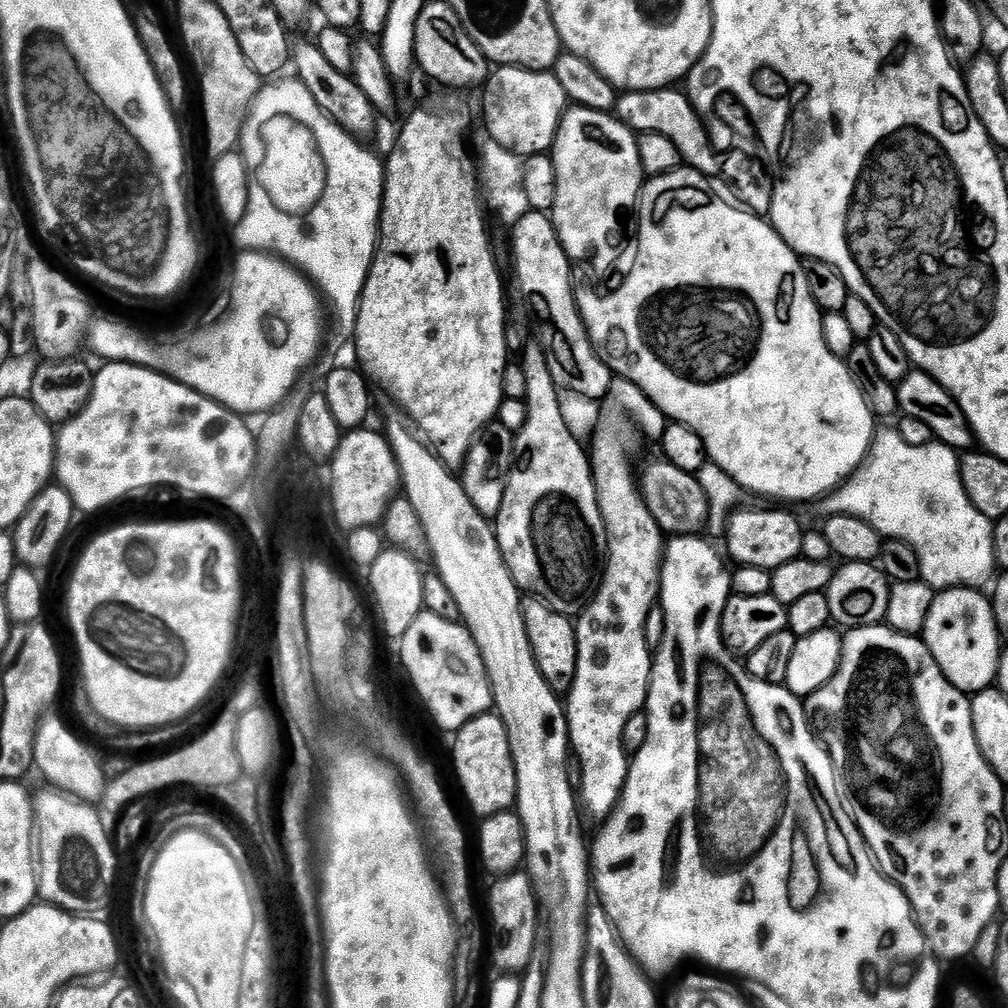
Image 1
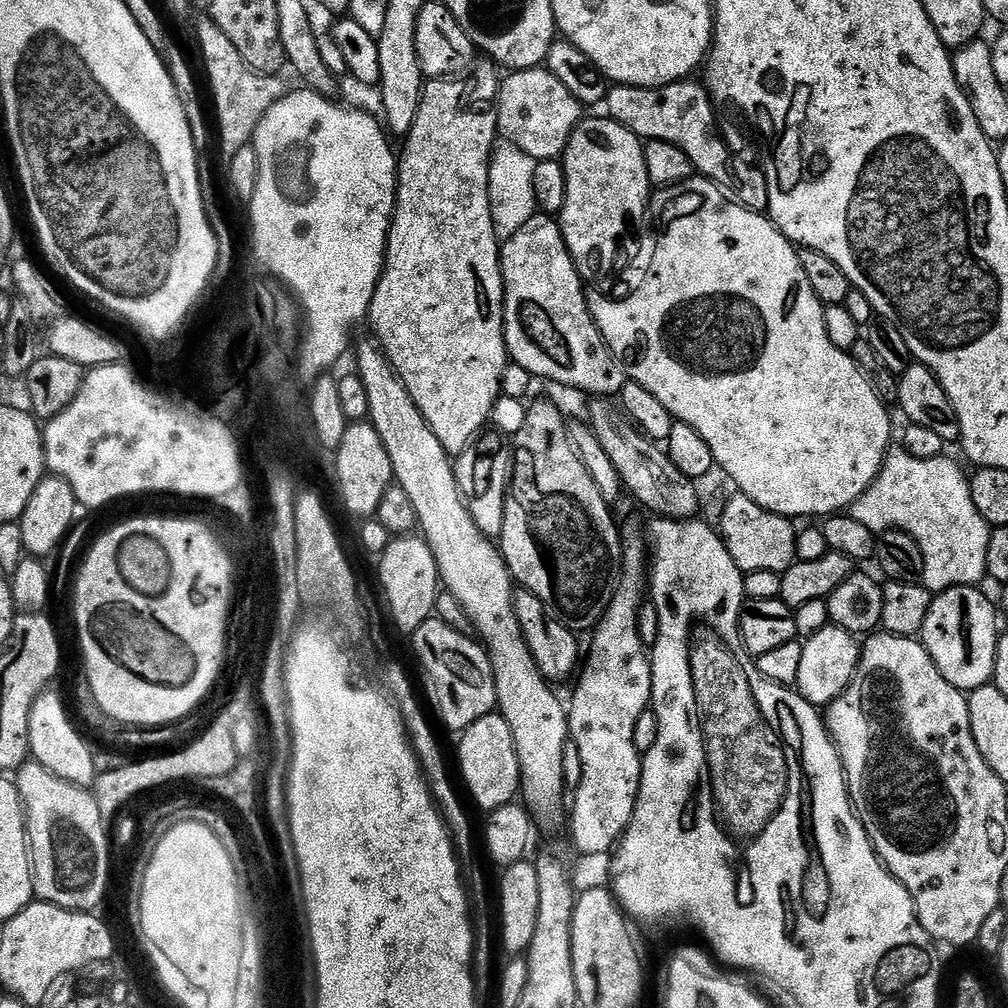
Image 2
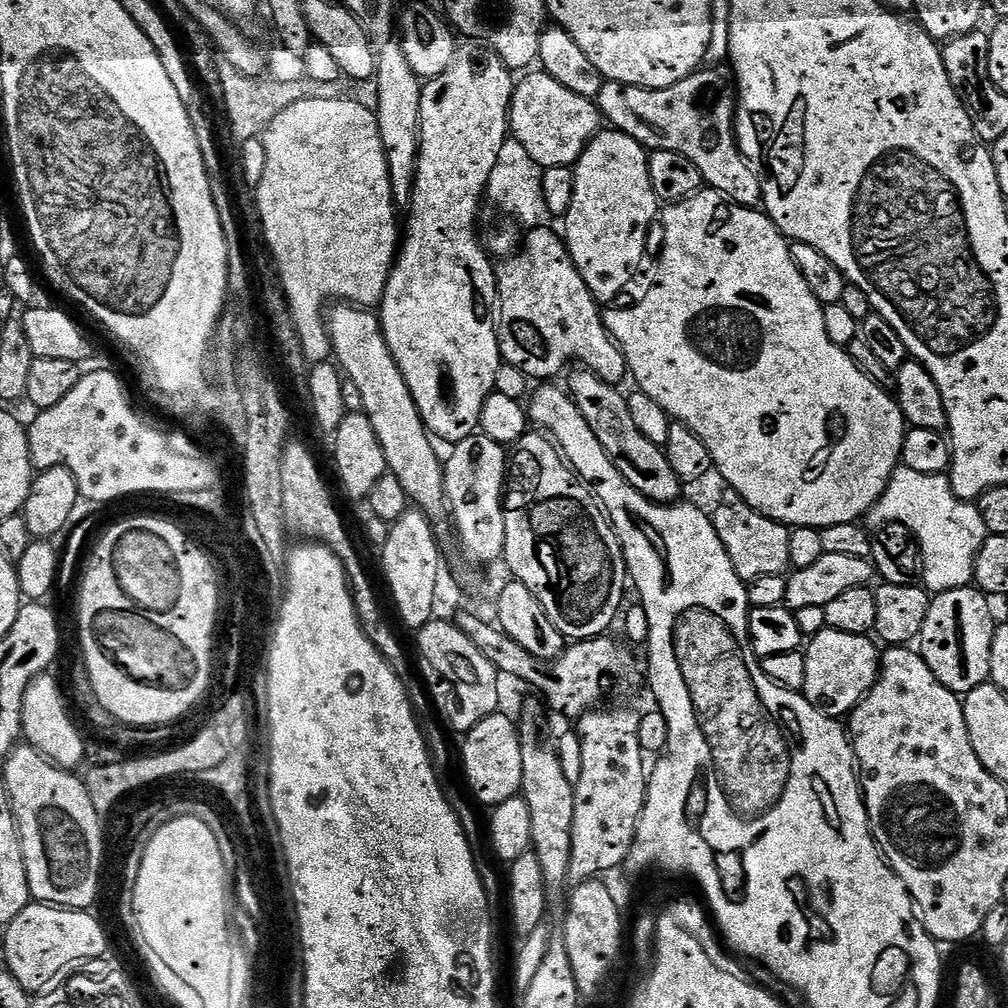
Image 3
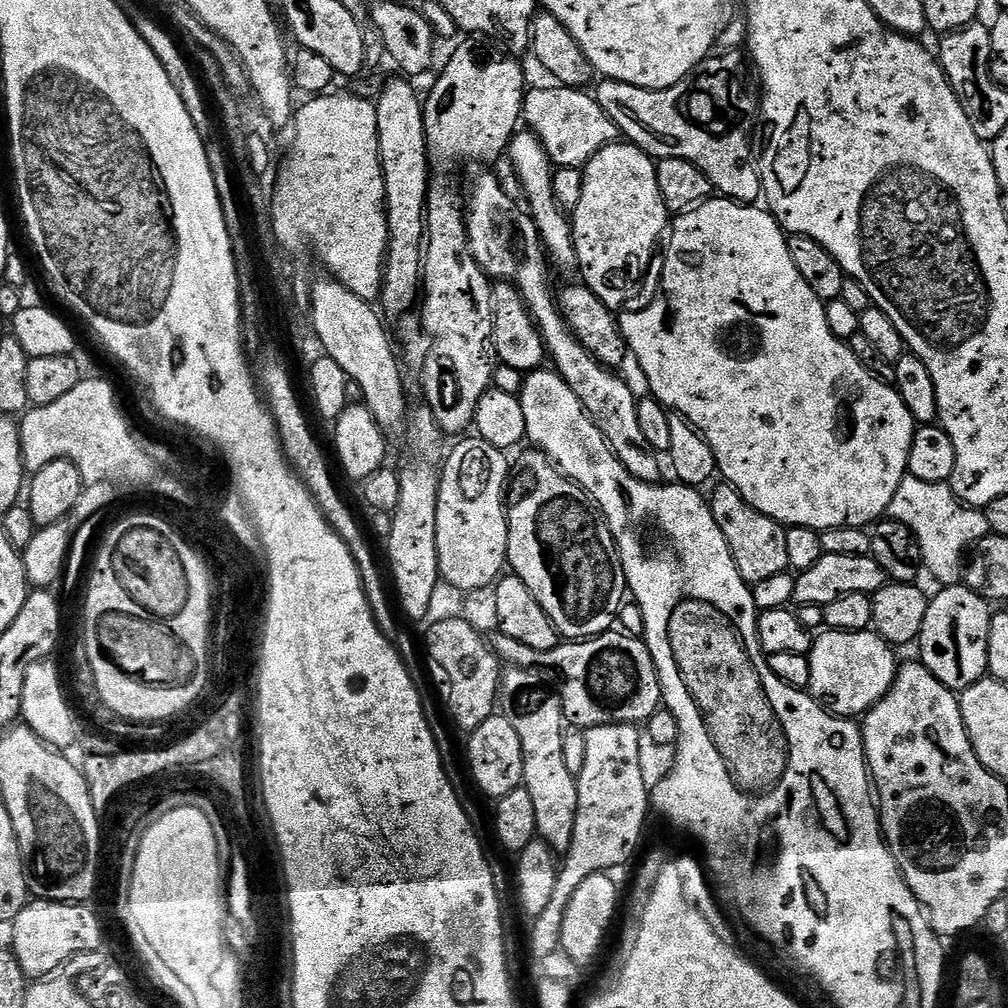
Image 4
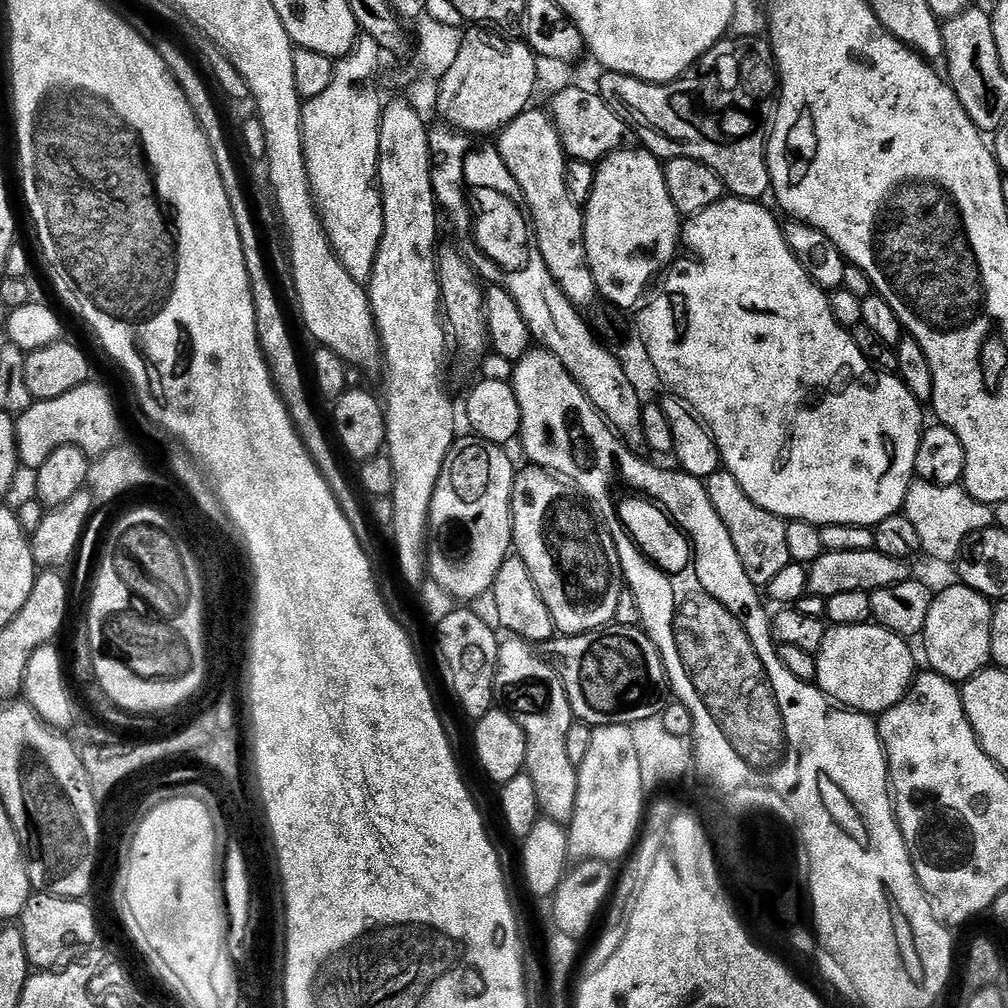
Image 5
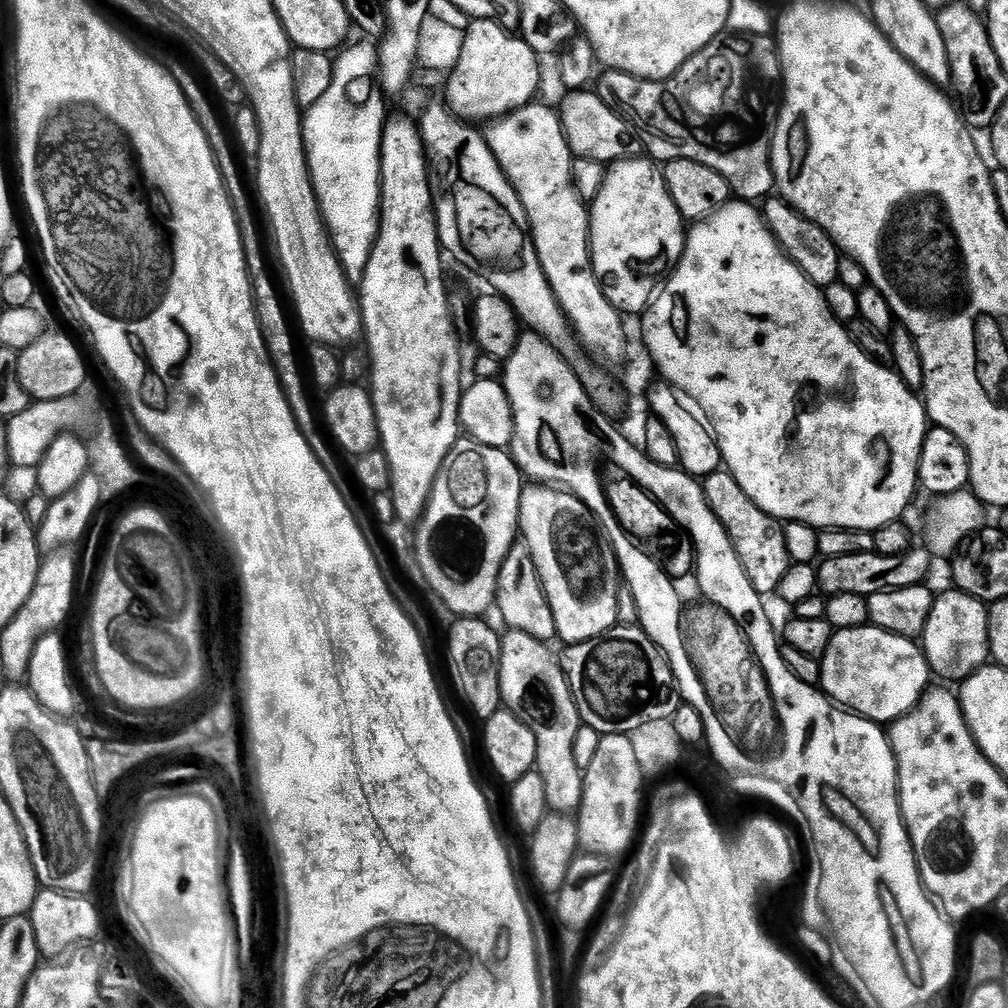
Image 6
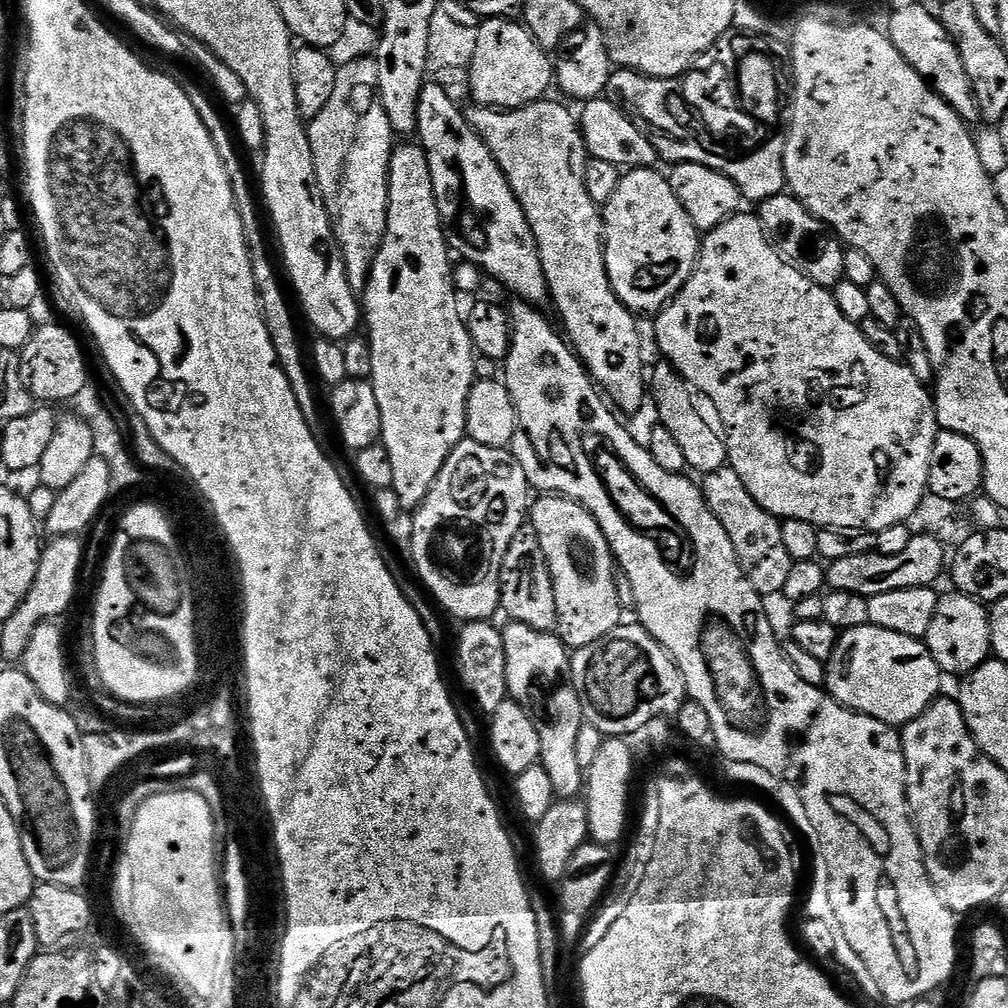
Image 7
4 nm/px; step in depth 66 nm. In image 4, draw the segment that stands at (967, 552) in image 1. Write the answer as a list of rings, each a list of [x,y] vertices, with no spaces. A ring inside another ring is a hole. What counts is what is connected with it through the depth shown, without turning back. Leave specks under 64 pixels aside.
[[[909,475],[905,476],[898,486],[887,515],[902,522],[916,535],[920,541],[923,567],[934,579],[941,580],[939,583],[944,586],[951,586],[961,579],[966,553],[983,536],[989,535],[983,511],[979,508],[969,508],[961,502],[947,483],[924,482]]]

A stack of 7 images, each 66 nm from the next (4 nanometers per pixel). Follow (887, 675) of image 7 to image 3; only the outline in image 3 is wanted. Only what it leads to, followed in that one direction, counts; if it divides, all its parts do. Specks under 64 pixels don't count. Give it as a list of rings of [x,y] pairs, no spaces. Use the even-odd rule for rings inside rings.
[[[825,627],[807,641],[805,658],[805,684],[802,694],[814,707],[833,718],[844,718],[865,699],[868,691],[875,689],[880,676],[881,649],[876,649],[877,641],[868,636],[846,634],[833,628]]]

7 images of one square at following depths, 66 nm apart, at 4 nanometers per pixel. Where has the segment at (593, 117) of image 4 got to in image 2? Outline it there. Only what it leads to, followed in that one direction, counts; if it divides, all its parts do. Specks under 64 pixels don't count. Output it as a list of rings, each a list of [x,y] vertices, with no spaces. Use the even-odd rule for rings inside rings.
[[[544,66],[521,72],[509,71],[501,79],[496,95],[496,127],[499,135],[537,162],[563,157],[570,134],[581,122],[580,111],[580,101]]]

